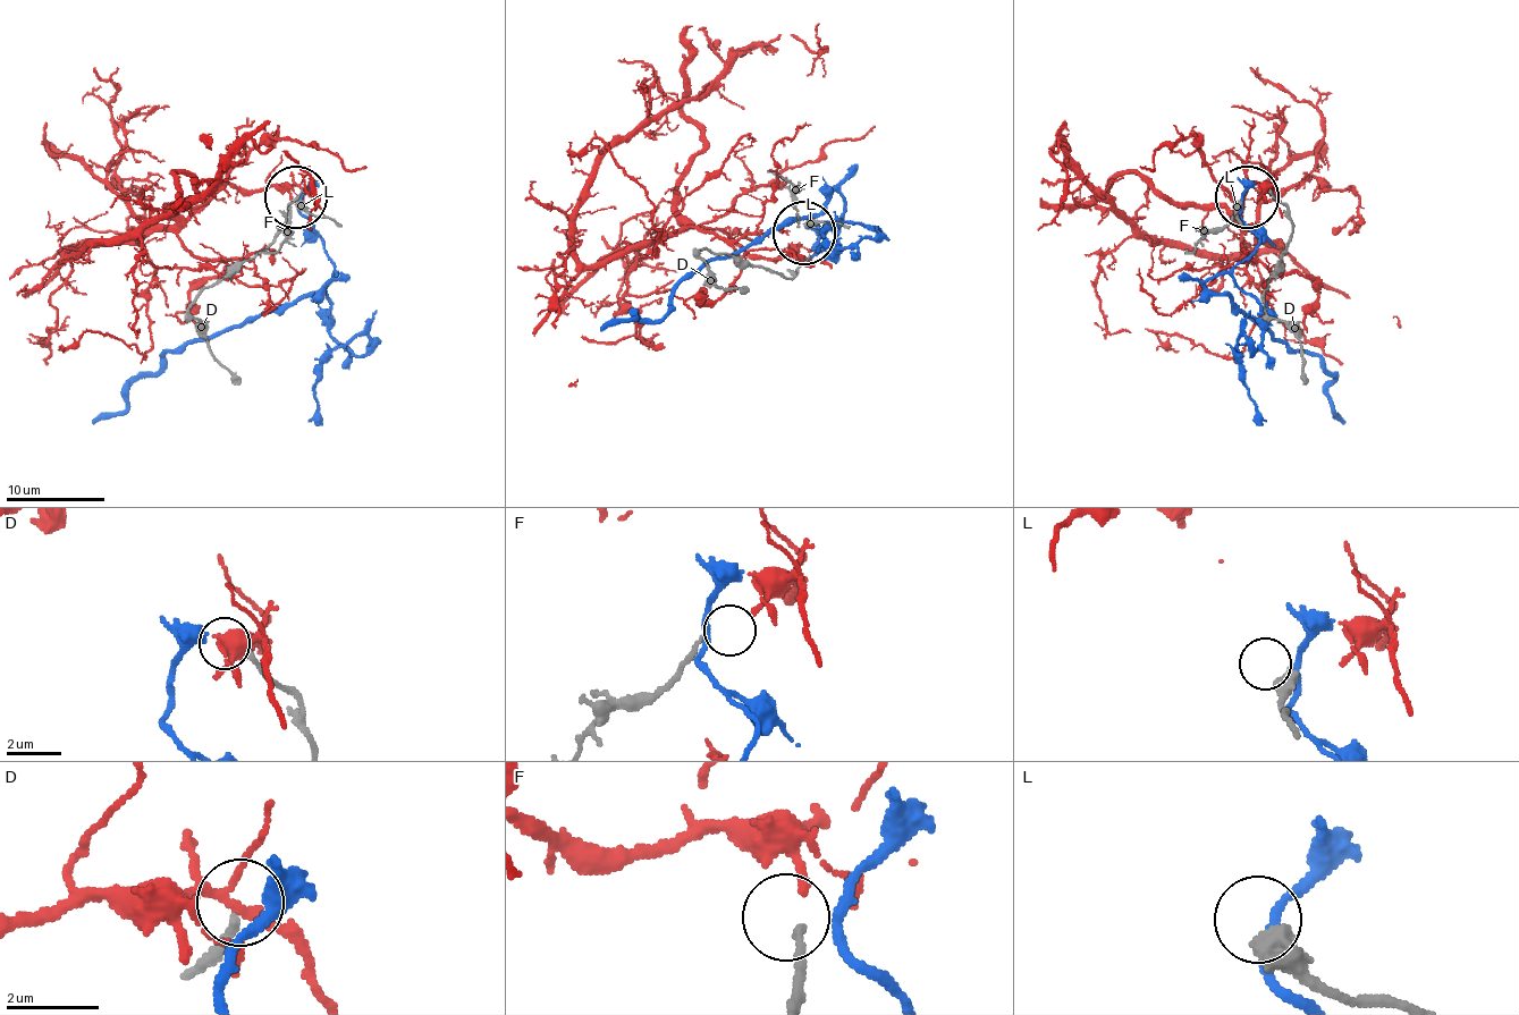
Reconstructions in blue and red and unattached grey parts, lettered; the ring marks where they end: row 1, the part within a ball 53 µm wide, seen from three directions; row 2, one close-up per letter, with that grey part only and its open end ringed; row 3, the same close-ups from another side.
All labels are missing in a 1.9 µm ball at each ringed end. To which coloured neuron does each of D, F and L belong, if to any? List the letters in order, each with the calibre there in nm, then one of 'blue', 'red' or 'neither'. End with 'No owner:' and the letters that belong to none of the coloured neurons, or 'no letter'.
D: 190 nm thick; blue
F: 180 nm thick; red
L: 600 nm thick; neither
No owner: L

